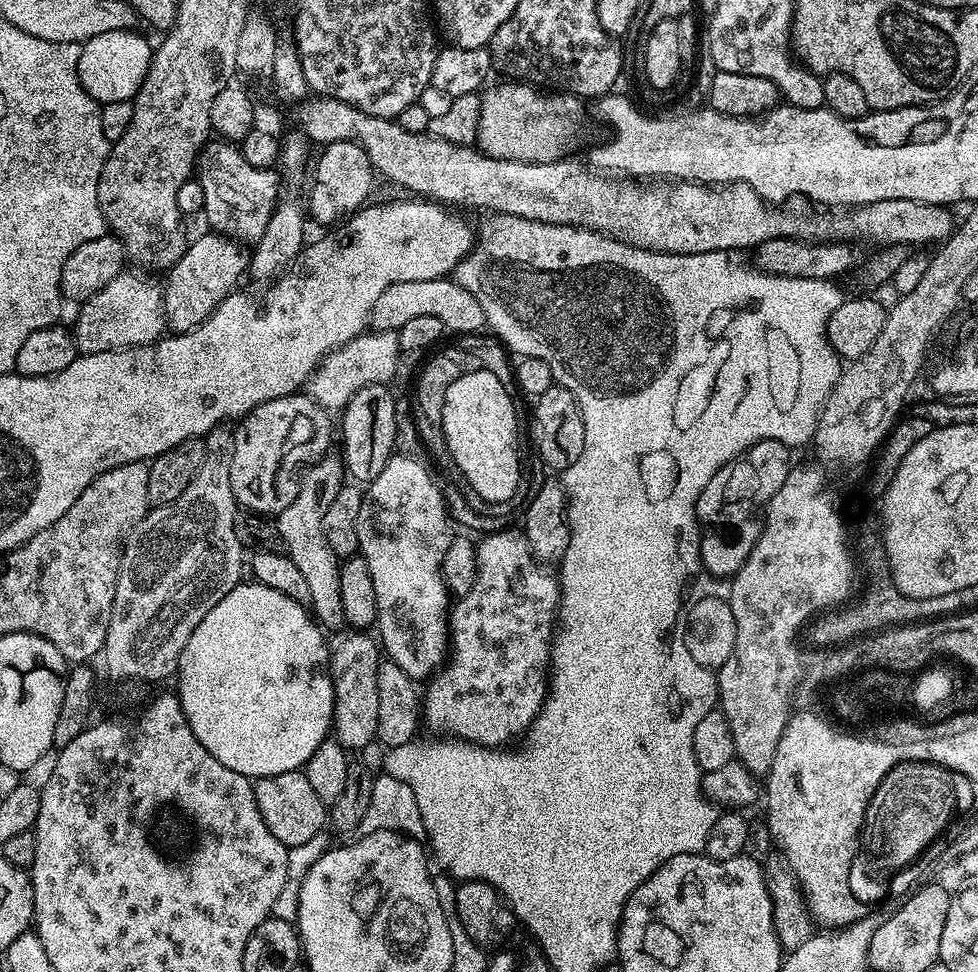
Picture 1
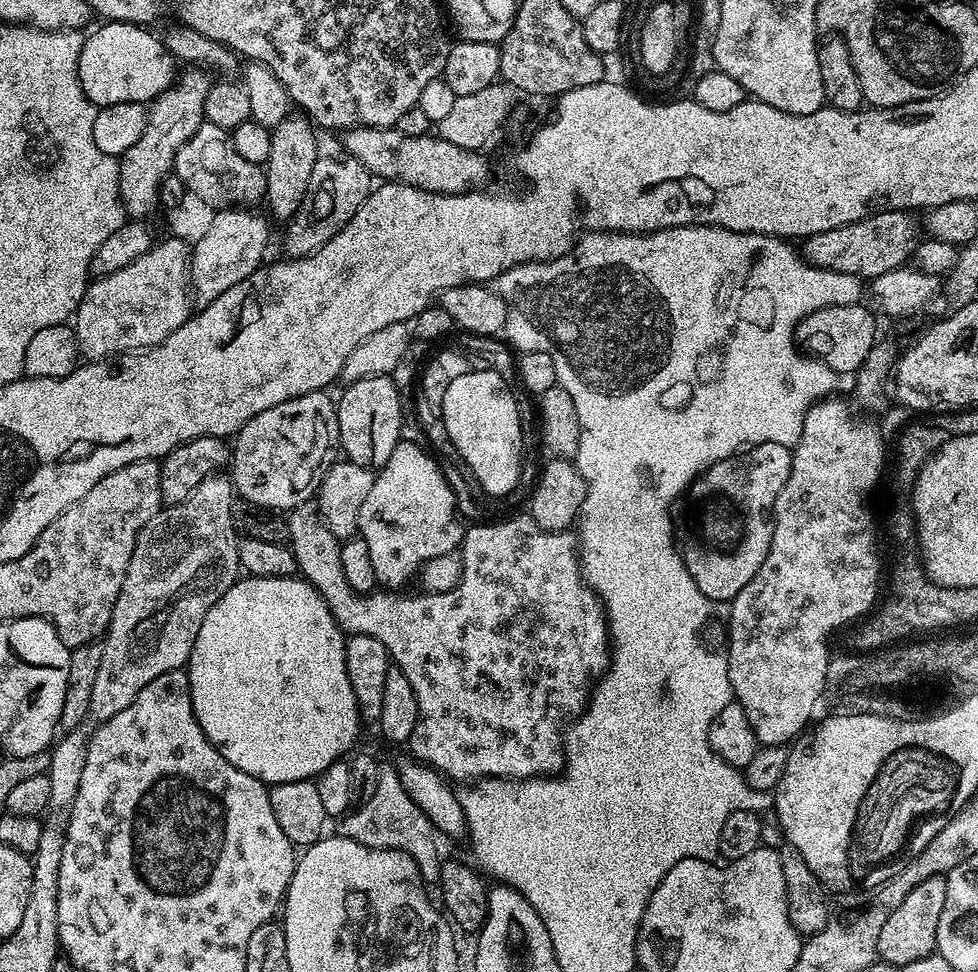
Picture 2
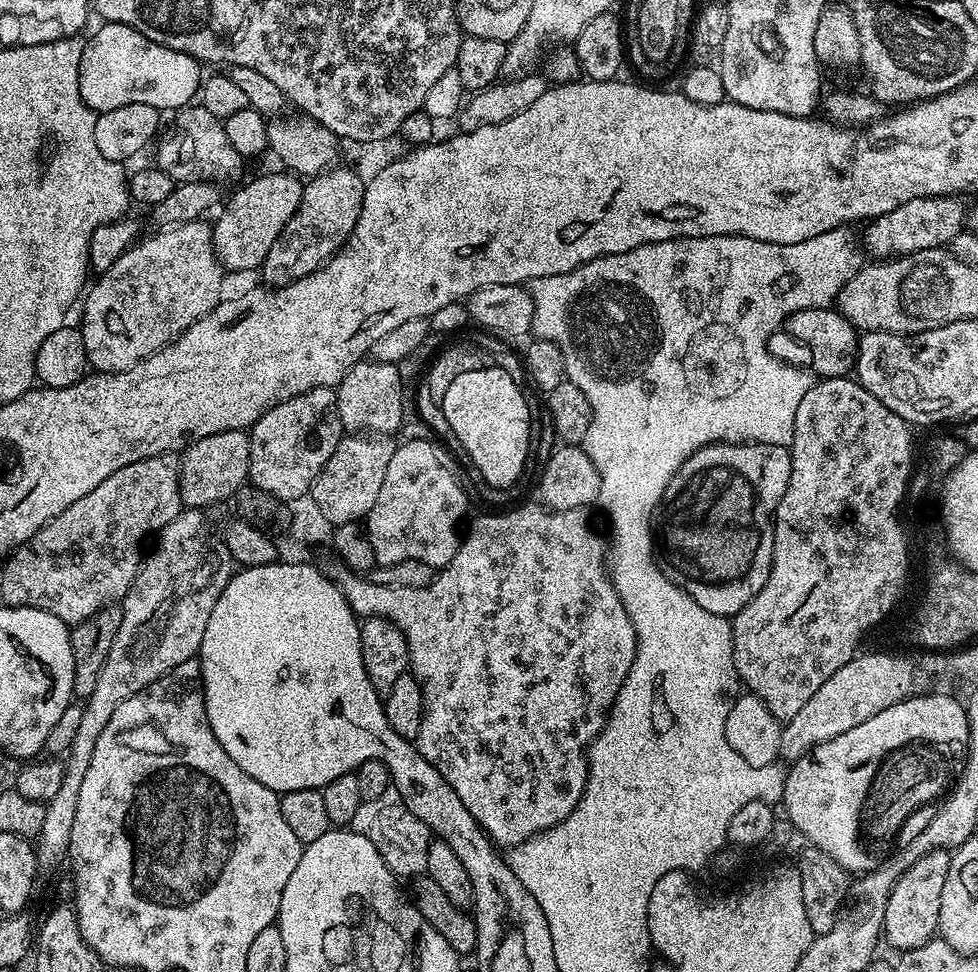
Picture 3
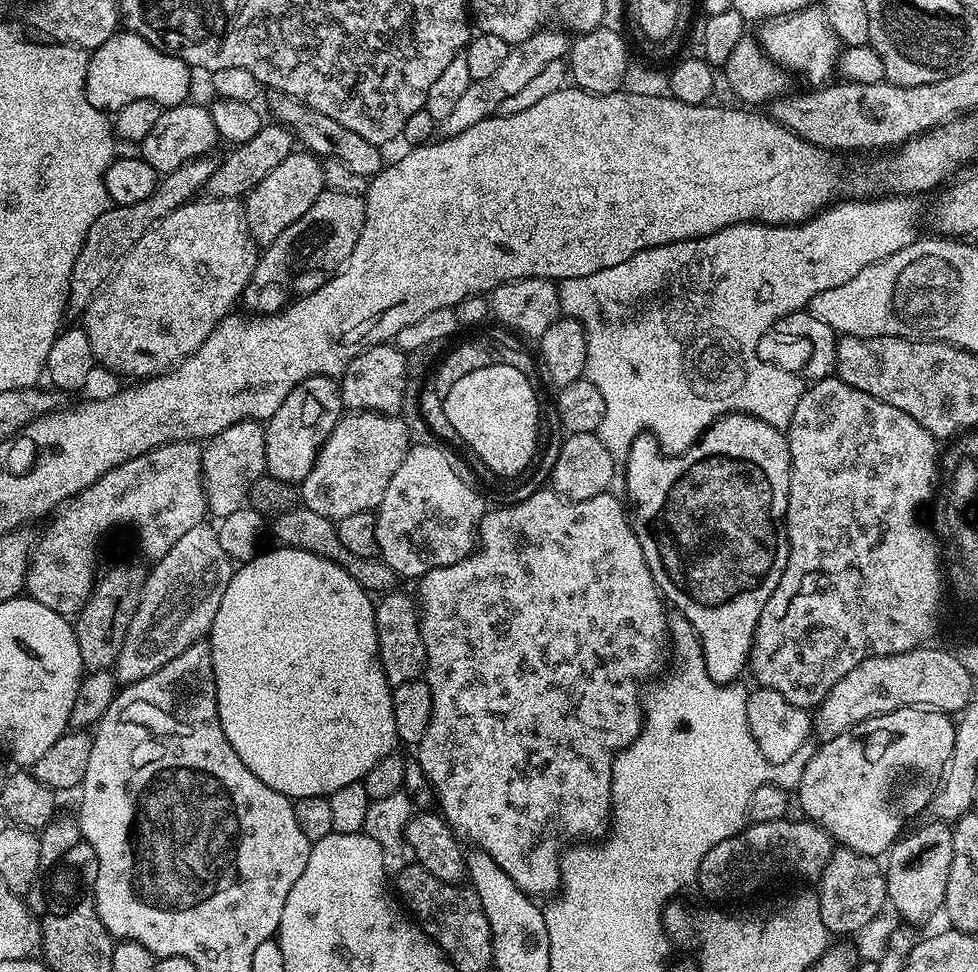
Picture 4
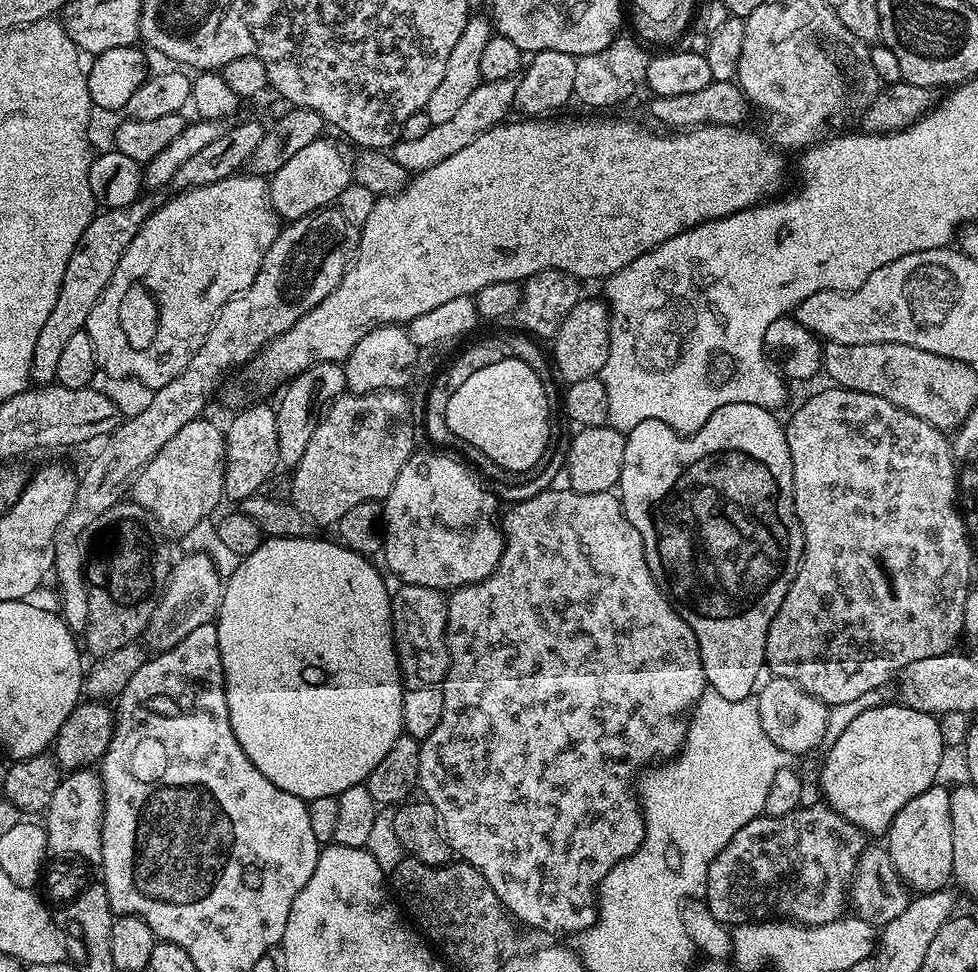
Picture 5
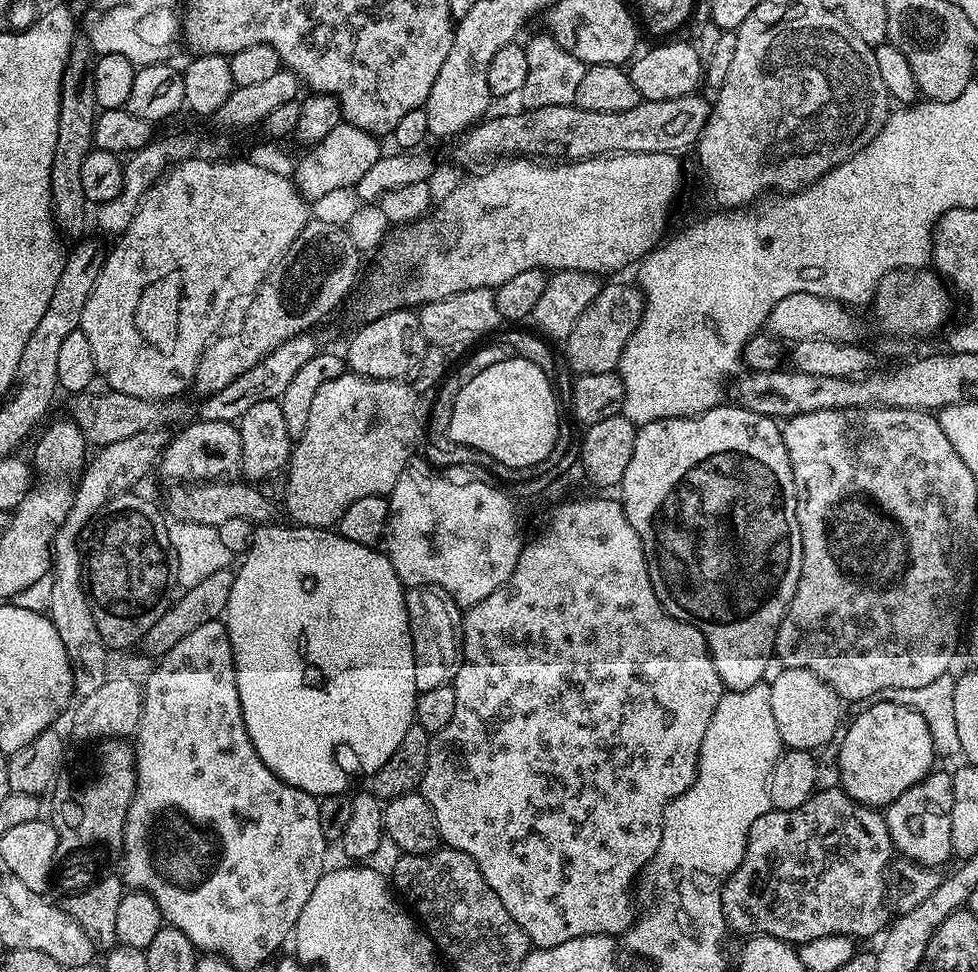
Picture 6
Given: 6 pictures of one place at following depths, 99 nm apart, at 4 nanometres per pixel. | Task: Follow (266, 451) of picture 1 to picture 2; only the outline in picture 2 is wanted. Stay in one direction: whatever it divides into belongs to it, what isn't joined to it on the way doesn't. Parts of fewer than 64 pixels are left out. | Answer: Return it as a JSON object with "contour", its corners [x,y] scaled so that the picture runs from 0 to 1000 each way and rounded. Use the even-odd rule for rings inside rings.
{"contour":[[[328,401],[297,409],[297,414],[284,414],[284,418],[268,422],[268,426],[256,430],[256,434],[245,440],[239,450],[241,458],[238,456],[235,461],[235,493],[244,513],[279,525],[302,525],[322,511],[331,487],[345,472],[348,455],[344,412],[335,405]]]}

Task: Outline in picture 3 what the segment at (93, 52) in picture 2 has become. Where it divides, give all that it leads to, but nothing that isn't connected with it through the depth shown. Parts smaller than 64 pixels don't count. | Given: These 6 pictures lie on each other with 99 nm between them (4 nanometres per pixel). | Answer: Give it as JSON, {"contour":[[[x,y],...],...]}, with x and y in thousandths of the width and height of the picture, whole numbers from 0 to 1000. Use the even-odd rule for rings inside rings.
{"contour":[[[109,23],[101,26],[103,29],[95,35],[94,38],[89,38],[86,46],[86,55],[84,56],[84,64],[82,65],[82,71],[80,72],[80,93],[84,97],[84,105],[88,105],[88,109],[92,109],[95,115],[101,117],[108,113],[121,113],[121,109],[133,109],[134,107],[144,107],[145,109],[157,109],[165,113],[183,113],[191,111],[197,106],[196,103],[201,102],[202,96],[207,91],[207,77],[204,78],[204,70],[207,71],[206,63],[199,62],[197,58],[191,58],[189,53],[183,53],[182,51],[174,51],[170,47],[166,47],[162,43],[157,43],[153,39],[149,39],[141,31],[137,31],[133,27],[128,25],[111,25]]]}

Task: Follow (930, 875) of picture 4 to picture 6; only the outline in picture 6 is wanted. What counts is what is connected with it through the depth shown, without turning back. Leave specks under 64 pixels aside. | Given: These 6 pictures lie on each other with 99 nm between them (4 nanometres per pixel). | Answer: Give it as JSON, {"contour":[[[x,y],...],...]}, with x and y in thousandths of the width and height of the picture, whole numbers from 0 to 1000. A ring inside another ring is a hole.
{"contour":[[[954,792],[930,813],[926,813],[904,835],[912,871],[923,884],[944,889],[946,893],[960,894],[975,878],[971,866],[971,842],[975,833],[973,794]]]}

